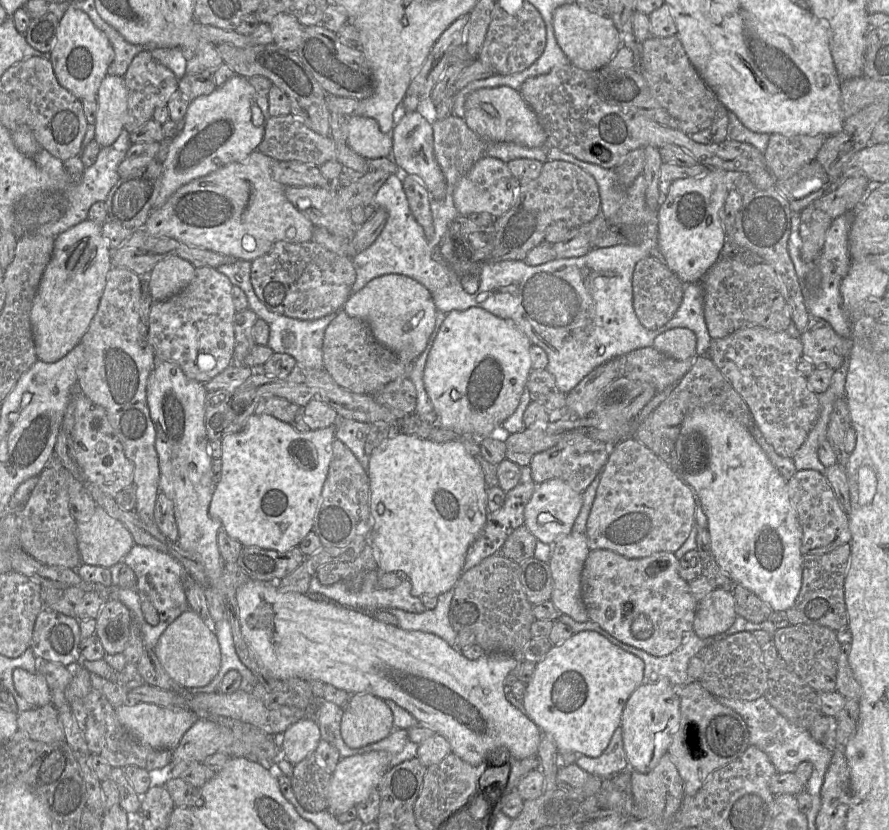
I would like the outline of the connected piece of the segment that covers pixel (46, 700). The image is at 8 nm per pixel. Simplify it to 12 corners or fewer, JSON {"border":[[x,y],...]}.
{"border":[[16,668],[17,692],[35,707],[51,704],[42,675]]}

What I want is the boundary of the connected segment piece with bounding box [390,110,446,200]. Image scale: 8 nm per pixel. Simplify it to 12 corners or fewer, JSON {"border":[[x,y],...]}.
{"border":[[418,111],[390,133],[391,158],[416,176],[430,200],[446,180],[434,155],[433,127]]}

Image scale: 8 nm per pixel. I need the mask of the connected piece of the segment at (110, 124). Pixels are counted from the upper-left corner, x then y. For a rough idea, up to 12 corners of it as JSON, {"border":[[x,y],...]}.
{"border":[[123,76],[97,92],[94,139],[114,143],[127,116]]}

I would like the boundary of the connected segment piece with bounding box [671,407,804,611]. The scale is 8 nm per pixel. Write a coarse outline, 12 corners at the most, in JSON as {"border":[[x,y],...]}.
{"border":[[694,408],[671,468],[723,573],[772,611],[802,584],[783,479],[723,410]]}

